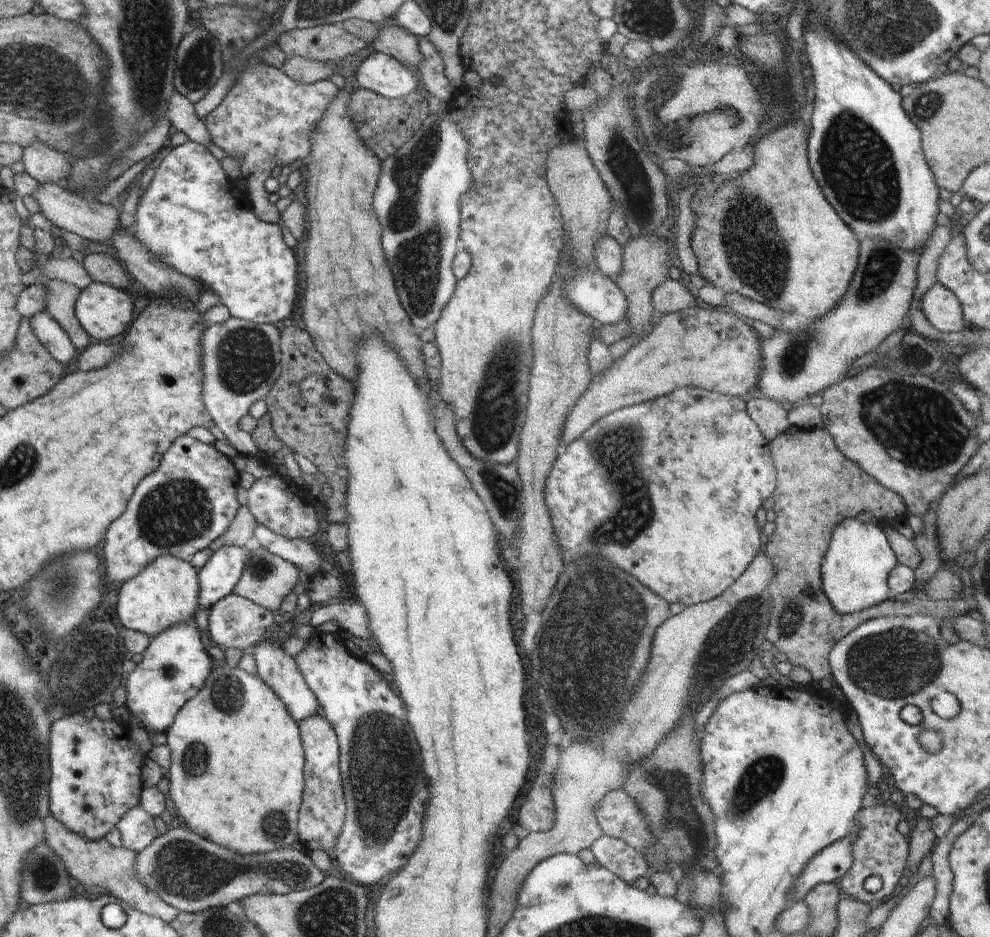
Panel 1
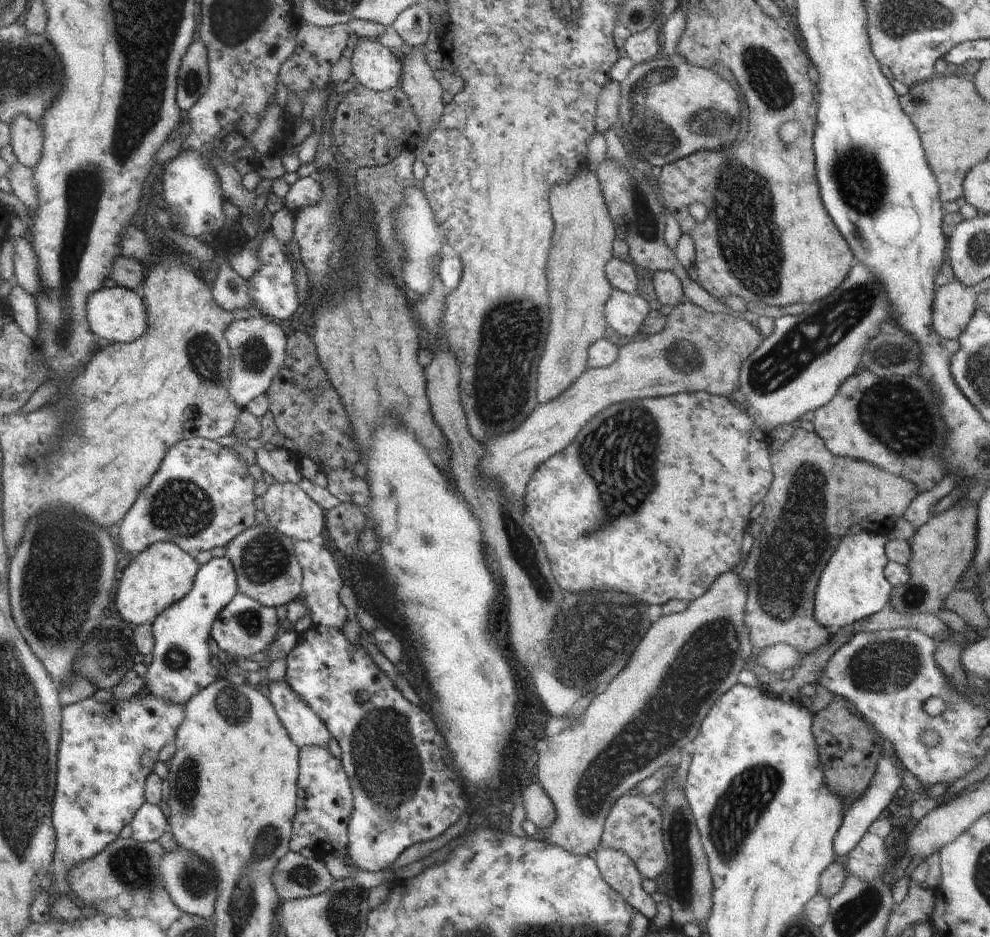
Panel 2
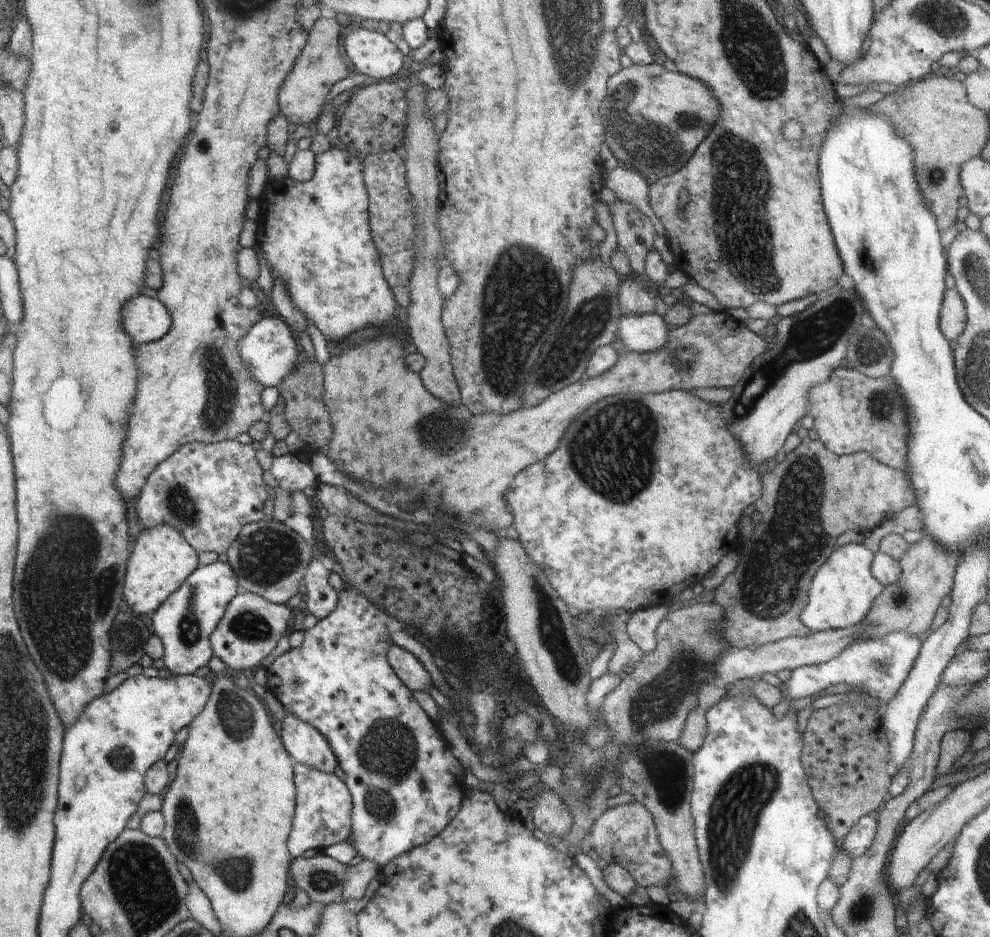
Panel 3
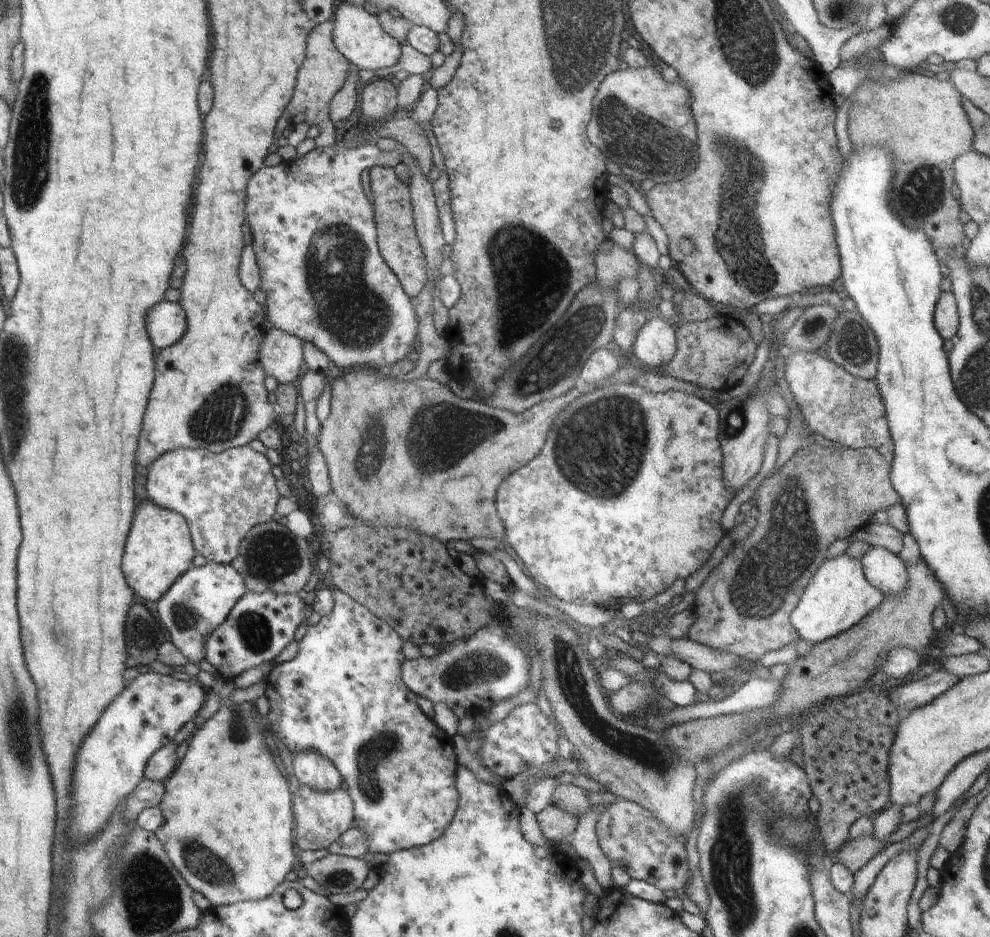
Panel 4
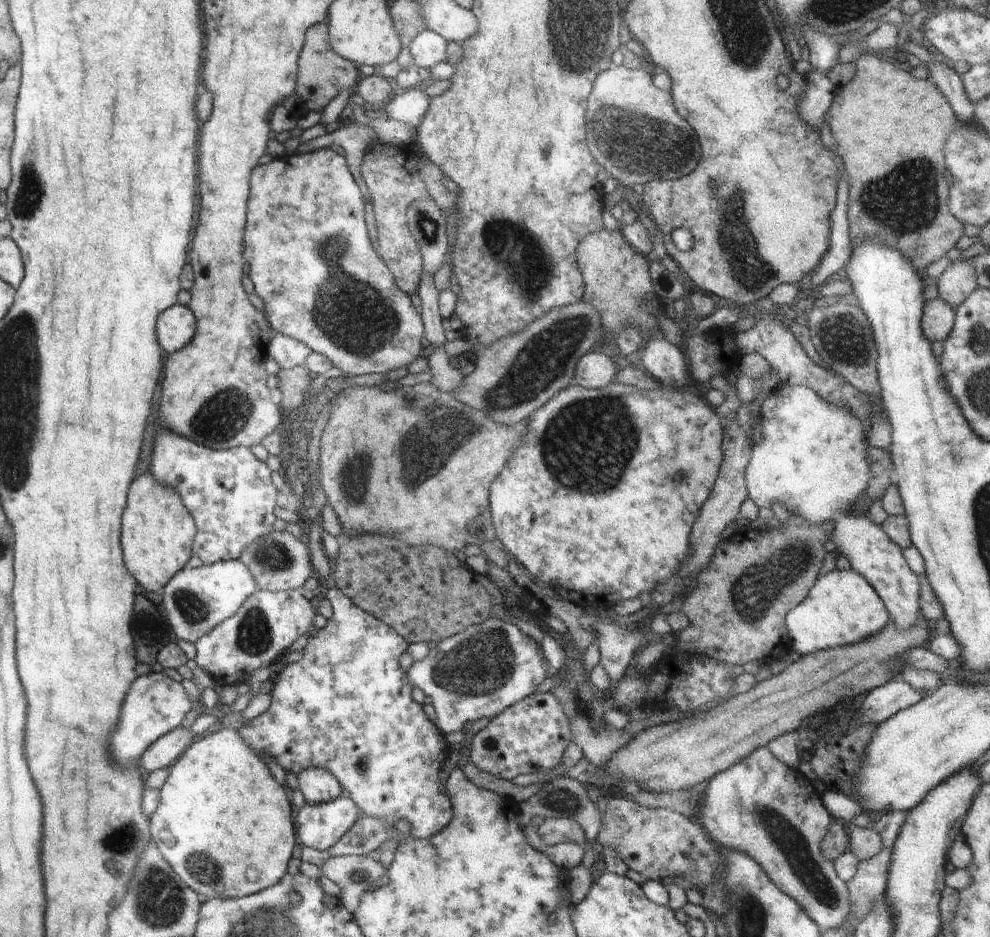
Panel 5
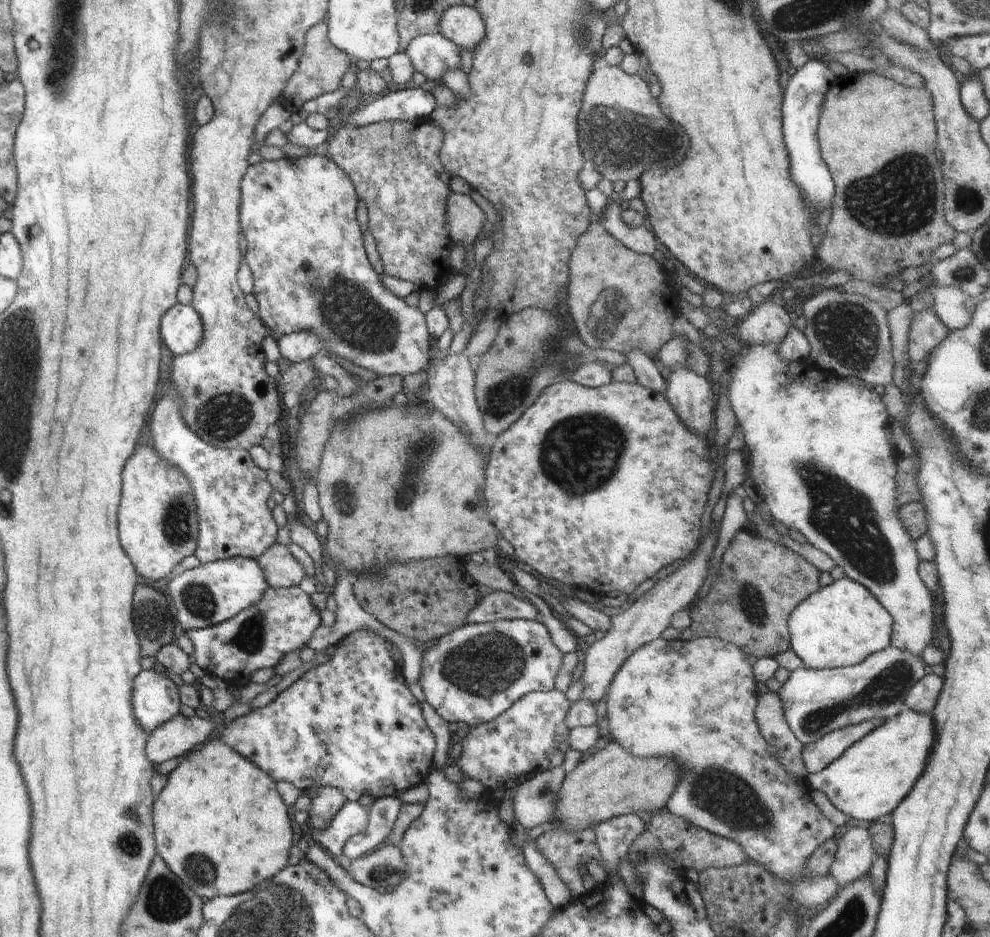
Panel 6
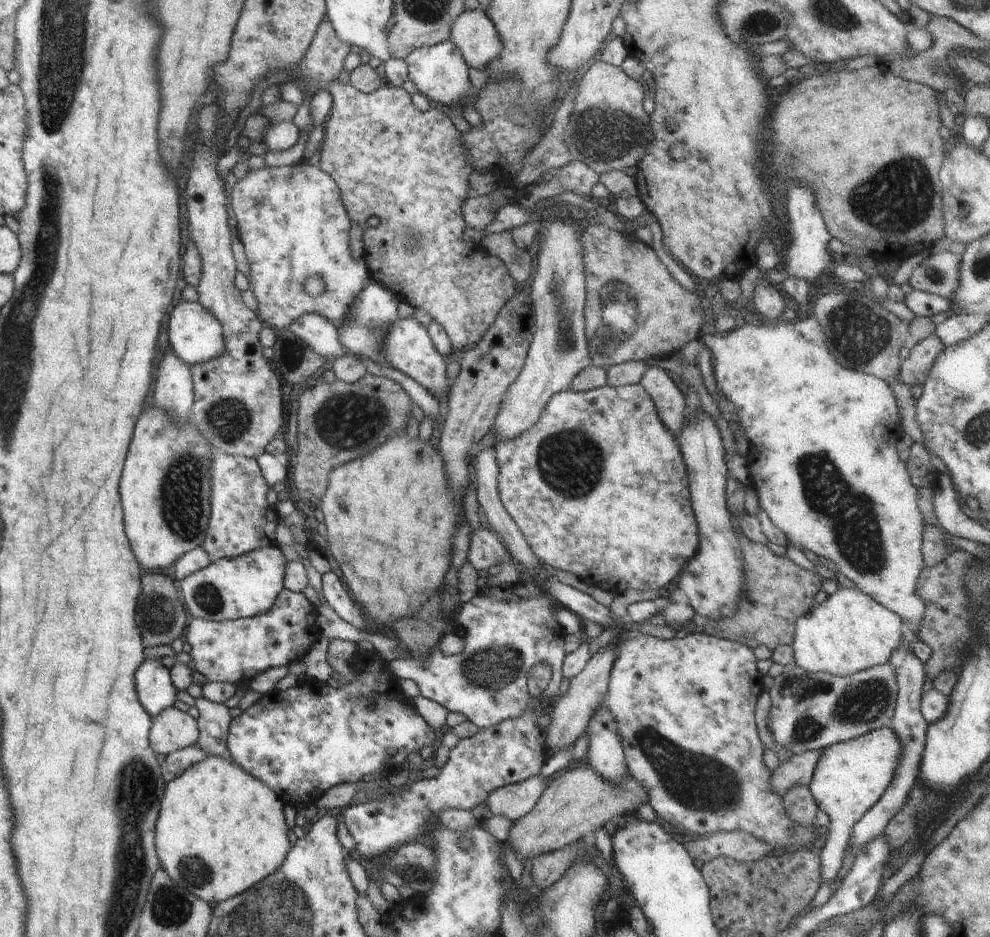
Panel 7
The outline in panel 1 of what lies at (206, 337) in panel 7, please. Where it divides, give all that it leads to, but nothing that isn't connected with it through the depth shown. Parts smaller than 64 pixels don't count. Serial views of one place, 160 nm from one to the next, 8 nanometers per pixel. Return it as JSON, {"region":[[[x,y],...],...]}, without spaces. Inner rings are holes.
{"region":[[[91,283],[74,304],[74,314],[84,331],[100,341],[113,341],[132,322],[132,298],[112,286]]]}

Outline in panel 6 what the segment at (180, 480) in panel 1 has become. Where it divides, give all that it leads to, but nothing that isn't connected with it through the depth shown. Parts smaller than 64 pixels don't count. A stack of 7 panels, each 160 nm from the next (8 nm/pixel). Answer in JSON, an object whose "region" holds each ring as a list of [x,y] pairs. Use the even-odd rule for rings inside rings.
{"region":[[[170,387],[154,408],[150,418],[150,434],[154,446],[158,452],[162,452],[162,458],[185,473],[192,485],[200,521],[198,550],[194,554],[201,564],[231,558],[258,559],[276,542],[278,530],[270,508],[266,506],[272,490],[268,476],[246,449],[221,449],[202,440],[185,423],[182,405],[181,396]]]}

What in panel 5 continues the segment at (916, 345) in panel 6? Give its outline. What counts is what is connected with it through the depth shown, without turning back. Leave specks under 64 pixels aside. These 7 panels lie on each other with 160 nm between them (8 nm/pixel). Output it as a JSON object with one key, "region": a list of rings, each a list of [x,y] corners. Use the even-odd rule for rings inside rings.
{"region":[[[944,298],[927,300],[922,312],[922,331],[930,343],[942,342],[953,330],[955,309]]]}

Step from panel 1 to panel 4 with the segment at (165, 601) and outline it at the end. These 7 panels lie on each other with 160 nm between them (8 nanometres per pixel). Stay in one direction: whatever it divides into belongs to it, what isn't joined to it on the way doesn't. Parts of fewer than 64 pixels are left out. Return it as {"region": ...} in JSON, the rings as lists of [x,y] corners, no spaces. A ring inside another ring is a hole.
{"region":[[[150,499],[144,500],[137,512],[134,532],[130,532],[130,548],[126,548],[126,576],[130,576],[130,586],[138,596],[158,601],[192,564],[194,548],[189,521]]]}

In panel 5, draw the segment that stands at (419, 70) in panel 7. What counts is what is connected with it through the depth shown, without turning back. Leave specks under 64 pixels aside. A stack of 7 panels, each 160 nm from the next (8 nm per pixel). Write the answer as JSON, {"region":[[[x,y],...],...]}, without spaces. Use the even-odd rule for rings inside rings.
{"region":[[[429,29],[420,32],[410,44],[409,50],[416,66],[432,68],[439,62],[446,61],[447,41]]]}

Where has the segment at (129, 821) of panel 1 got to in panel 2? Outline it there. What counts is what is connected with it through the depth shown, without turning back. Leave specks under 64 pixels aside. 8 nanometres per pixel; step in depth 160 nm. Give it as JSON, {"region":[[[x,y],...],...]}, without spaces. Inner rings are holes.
{"region":[[[143,804],[136,811],[130,824],[131,837],[140,842],[158,840],[164,832],[170,830],[166,815],[162,805]]]}

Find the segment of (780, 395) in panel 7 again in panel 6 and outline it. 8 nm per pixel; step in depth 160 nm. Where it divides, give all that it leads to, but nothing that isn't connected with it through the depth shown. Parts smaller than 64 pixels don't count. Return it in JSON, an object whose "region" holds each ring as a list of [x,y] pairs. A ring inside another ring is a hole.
{"region":[[[758,343],[744,347],[742,353],[732,360],[731,380],[728,386],[727,397],[732,406],[732,410],[737,418],[739,426],[743,429],[745,444],[749,449],[749,465],[753,479],[753,486],[757,494],[767,504],[769,511],[774,519],[782,522],[788,529],[794,528],[800,531],[807,542],[828,554],[835,564],[844,570],[844,574],[850,580],[865,586],[874,598],[892,615],[893,631],[891,644],[896,648],[907,650],[914,656],[921,656],[924,649],[936,642],[934,624],[936,622],[934,608],[934,594],[926,588],[922,579],[917,573],[917,565],[919,558],[915,549],[915,540],[911,537],[908,529],[905,527],[903,520],[899,515],[899,506],[897,501],[897,461],[893,448],[889,443],[887,433],[887,425],[889,424],[890,414],[886,410],[886,406],[882,403],[876,389],[869,390],[864,387],[862,382],[851,382],[843,377],[826,373],[822,371],[816,364],[809,360],[802,361],[784,361],[778,355],[778,345],[770,343]],[[851,823],[844,835],[835,842],[836,852],[829,876],[840,886],[868,874],[877,857],[873,849],[873,836],[868,828],[870,824],[859,823]]]}

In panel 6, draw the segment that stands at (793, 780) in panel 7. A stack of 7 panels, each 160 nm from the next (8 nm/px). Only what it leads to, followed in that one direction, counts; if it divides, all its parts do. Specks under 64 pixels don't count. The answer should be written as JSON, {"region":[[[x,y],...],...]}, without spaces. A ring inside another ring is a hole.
{"region":[[[866,721],[845,729],[826,733],[816,742],[803,745],[801,757],[808,774],[824,770],[834,762],[849,746],[858,742],[868,734],[876,725],[884,721]]]}

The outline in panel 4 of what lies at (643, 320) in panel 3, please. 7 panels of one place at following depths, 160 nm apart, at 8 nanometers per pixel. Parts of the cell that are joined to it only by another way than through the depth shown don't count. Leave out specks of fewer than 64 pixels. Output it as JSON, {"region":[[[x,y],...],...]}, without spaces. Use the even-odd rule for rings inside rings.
{"region":[[[654,315],[639,328],[629,355],[654,371],[669,363],[676,349],[675,326]]]}

